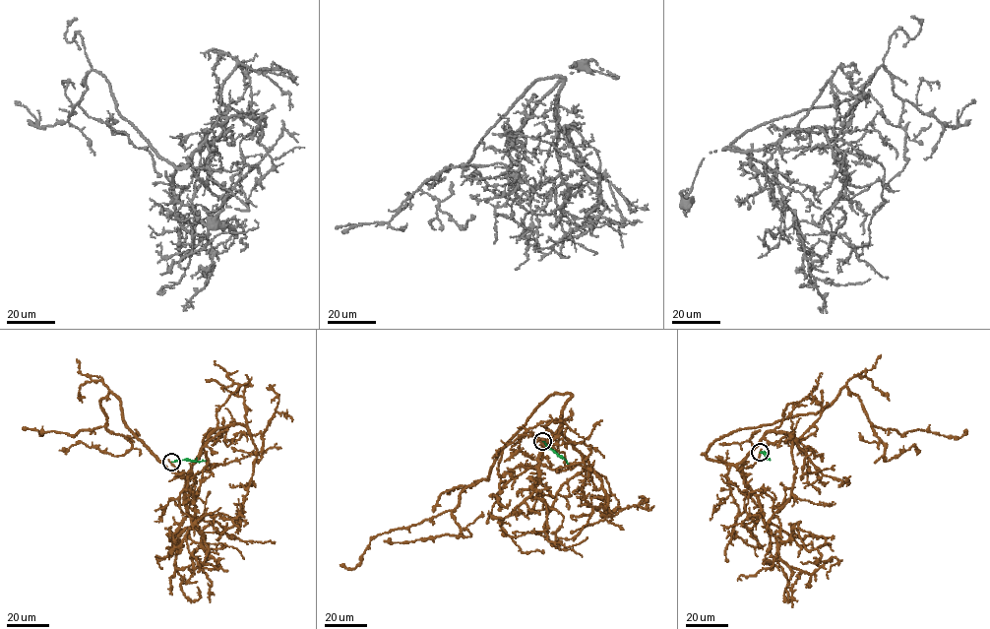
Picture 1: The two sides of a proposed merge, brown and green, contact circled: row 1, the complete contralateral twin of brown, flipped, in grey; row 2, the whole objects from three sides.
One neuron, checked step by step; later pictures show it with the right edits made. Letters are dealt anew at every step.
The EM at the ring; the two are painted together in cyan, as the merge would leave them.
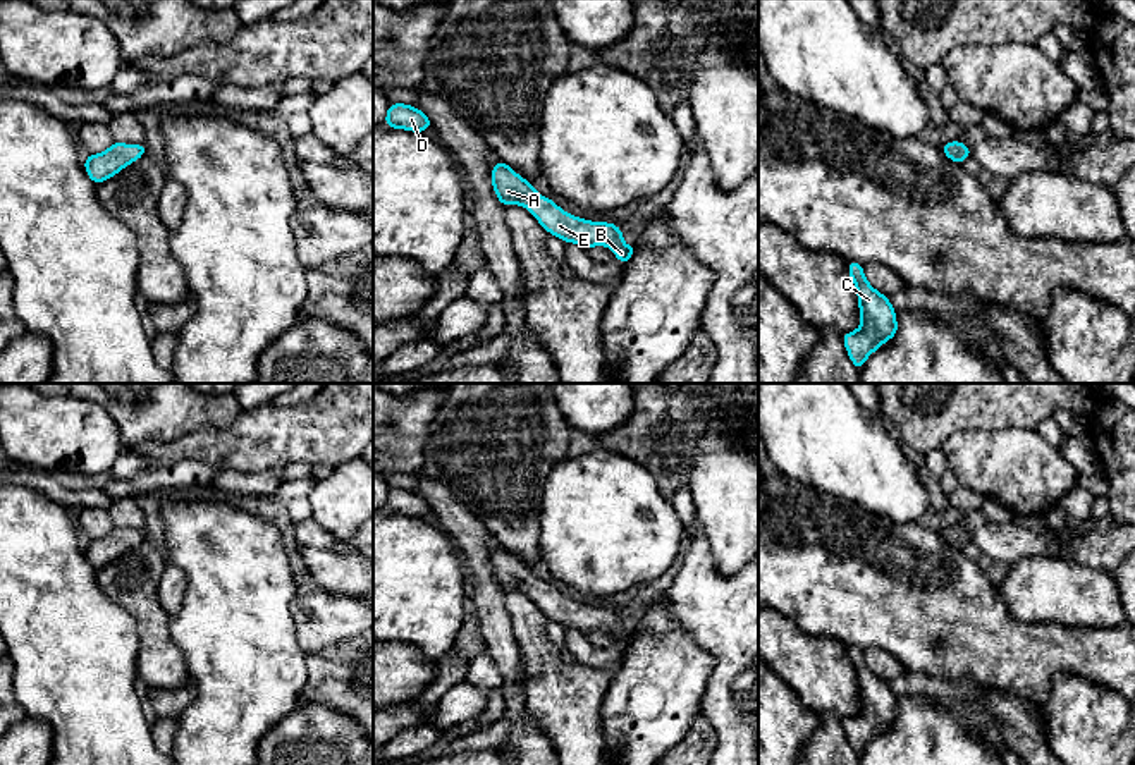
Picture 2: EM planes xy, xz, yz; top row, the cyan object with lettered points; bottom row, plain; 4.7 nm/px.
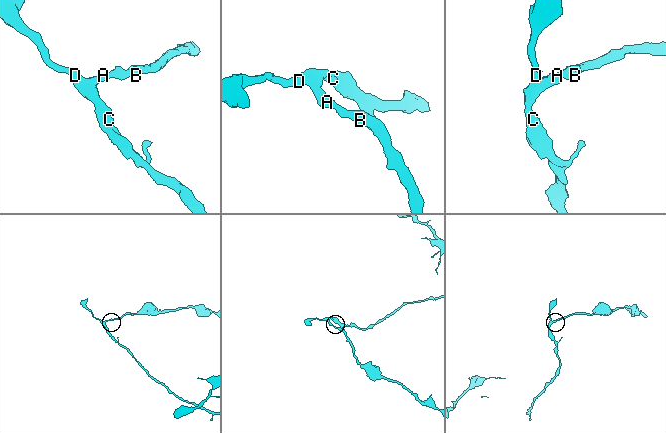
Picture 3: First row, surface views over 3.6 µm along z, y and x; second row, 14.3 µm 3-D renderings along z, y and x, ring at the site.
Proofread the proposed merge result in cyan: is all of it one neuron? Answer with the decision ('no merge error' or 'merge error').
no merge error

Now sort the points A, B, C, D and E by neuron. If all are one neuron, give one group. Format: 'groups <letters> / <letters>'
groups A B C D E

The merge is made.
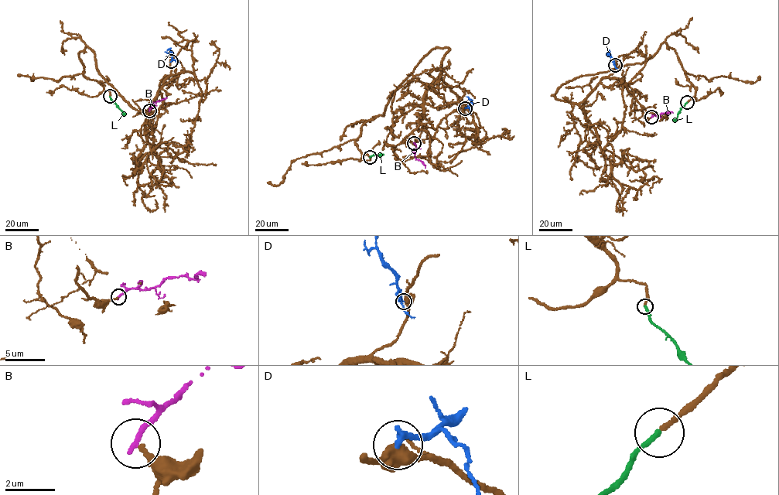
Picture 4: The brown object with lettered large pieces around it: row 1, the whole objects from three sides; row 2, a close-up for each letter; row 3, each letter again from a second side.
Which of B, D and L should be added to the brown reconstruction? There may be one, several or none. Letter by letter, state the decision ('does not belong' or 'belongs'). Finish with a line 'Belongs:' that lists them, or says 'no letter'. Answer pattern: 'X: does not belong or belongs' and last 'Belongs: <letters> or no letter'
B: does not belong
D: does not belong
L: belongs
Belongs: L

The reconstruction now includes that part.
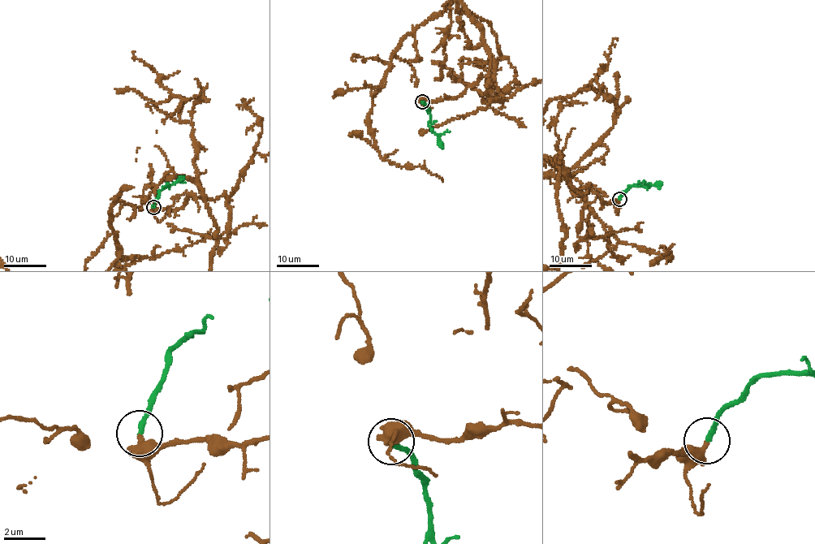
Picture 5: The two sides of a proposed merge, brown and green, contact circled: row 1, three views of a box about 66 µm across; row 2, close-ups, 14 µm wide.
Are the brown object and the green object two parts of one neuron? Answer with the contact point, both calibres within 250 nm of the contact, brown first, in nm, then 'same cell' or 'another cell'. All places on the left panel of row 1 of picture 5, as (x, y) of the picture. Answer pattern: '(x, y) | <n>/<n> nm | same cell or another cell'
(153, 207) | 400/260 nm | same cell

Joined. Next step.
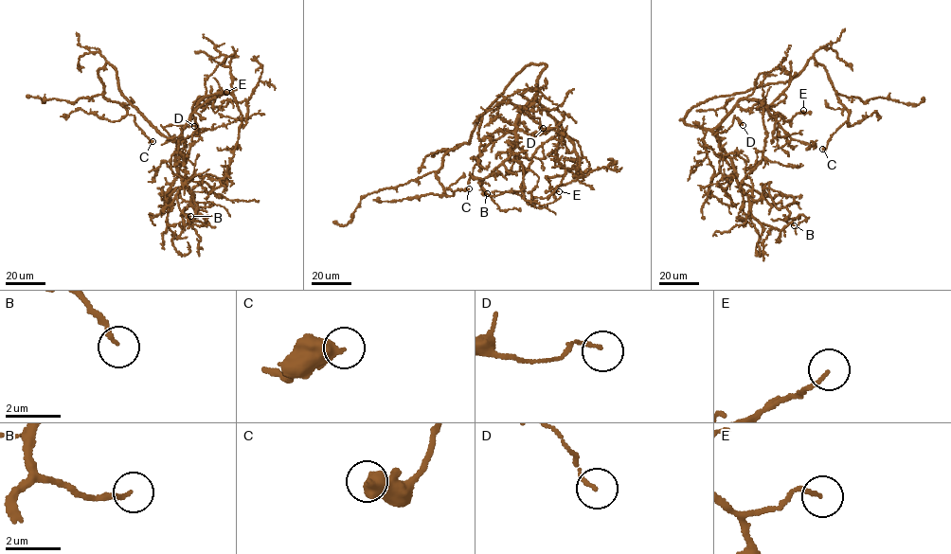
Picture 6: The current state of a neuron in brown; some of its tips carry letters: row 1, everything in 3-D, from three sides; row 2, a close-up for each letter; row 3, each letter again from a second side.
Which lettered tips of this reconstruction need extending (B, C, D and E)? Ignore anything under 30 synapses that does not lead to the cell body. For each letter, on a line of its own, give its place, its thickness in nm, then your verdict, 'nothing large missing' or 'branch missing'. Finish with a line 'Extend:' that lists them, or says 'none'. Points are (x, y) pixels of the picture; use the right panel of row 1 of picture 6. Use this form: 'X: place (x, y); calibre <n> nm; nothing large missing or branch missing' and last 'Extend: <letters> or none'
B: place (794, 225); calibre 150 nm; branch missing
C: place (822, 149); calibre 500 nm; nothing large missing
D: place (743, 125); calibre 110 nm; nothing large missing
E: place (803, 110); calibre 130 nm; nothing large missing
Extend: B

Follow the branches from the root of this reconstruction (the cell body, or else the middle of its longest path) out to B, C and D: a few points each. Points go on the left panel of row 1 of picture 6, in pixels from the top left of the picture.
B: (143, 115), (160, 133), (178, 141), (178, 173), (191, 192), (197, 215), (185, 224), (183, 216), (190, 216)
C: (143, 115), (121, 94), (113, 66), (107, 62), (99, 68), (103, 96), (134, 116), (135, 125), (152, 141)
D: (143, 115), (160, 133), (173, 137), (173, 142), (185, 141), (170, 137), (164, 127), (194, 126)

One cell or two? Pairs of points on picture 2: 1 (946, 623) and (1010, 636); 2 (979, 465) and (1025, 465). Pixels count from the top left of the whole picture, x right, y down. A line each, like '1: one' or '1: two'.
1: one
2: one

